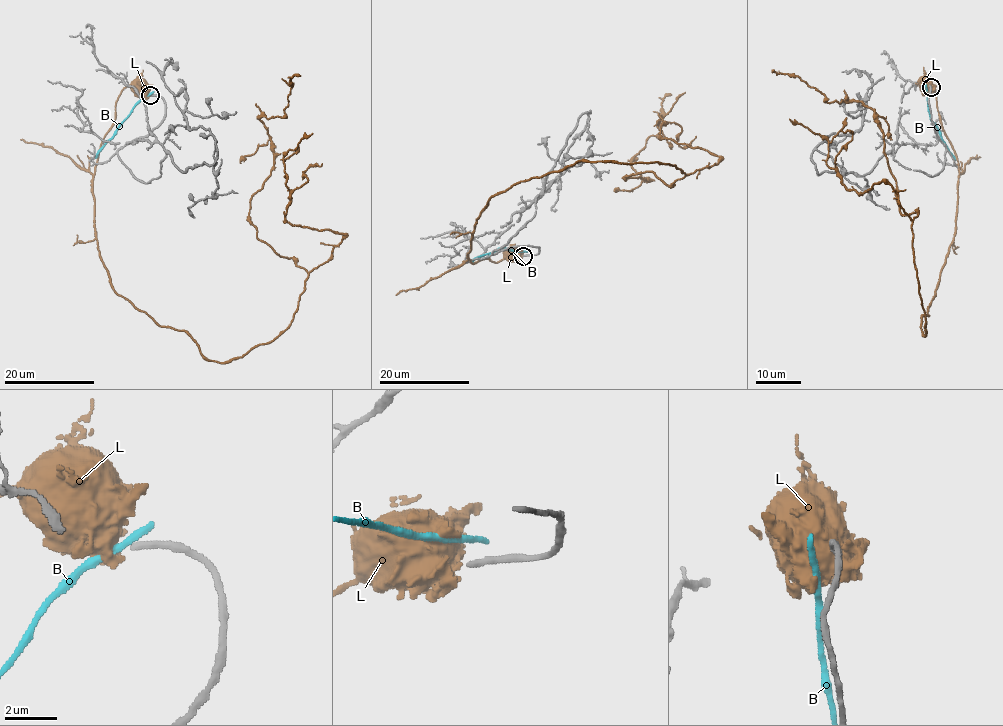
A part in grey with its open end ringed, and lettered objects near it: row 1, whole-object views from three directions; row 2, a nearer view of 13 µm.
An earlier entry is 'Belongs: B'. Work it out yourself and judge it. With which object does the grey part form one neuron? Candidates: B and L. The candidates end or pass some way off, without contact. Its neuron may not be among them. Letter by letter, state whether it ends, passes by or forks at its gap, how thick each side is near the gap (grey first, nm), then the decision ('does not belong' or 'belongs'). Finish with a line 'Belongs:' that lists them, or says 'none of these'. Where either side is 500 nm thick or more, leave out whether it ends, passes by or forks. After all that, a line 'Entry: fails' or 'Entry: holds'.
B: it ends there; 260 nm thick on the grey side, 360 nm on the other; does not belong
L: 260 nm thick on the grey side, 600 nm on the other; does not belong
Belongs: none of these
Entry: fails

